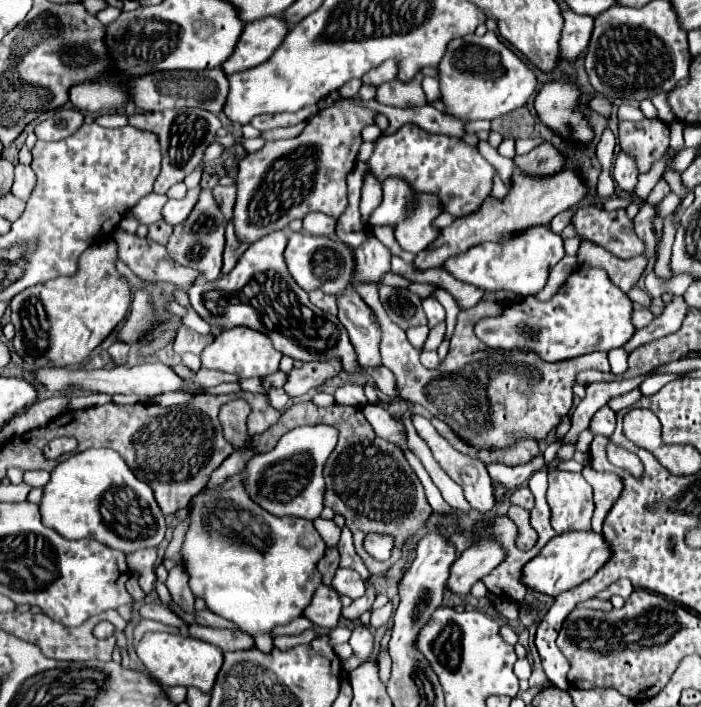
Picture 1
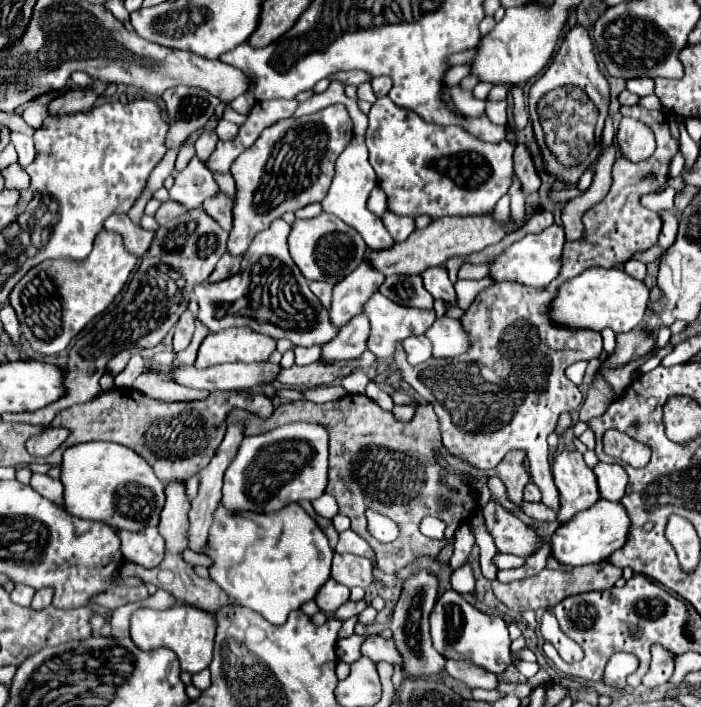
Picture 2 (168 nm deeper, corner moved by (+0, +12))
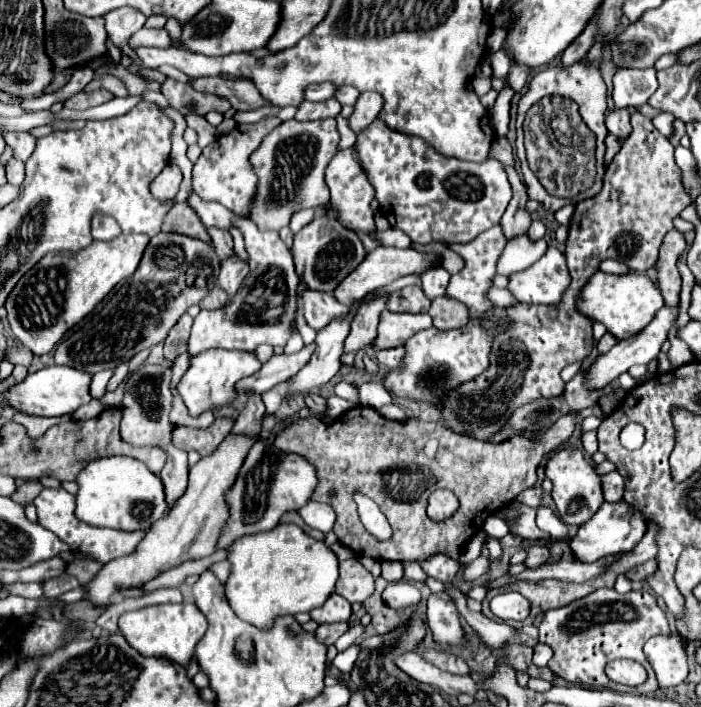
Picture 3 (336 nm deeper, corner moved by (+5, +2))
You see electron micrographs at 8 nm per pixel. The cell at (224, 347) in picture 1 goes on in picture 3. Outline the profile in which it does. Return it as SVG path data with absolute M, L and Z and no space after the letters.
M205 350L191 358L189 370L177 384L177 392L183 398L187 410L191 416L199 416L201 412L215 410L219 406L229 406L237 398L235 384L241 378L247 378L249 374L255 374L261 368L261 362L255 358L253 352L241 352L241 350Z

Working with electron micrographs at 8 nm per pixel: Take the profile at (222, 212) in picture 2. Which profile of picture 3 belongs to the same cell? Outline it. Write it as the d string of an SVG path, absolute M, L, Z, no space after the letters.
M209 228L209 234L211 234L211 240L213 240L213 248L215 248L215 252L221 260L231 258L235 254L233 252L233 238L231 238L229 232L225 232L221 228Z

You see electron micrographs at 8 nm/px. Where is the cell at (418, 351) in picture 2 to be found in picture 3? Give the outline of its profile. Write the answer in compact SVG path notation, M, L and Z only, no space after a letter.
M399 346L399 348L389 348L389 350L381 350L381 352L375 352L375 358L379 364L385 364L389 368L397 368L401 364L401 358L405 356L405 348Z

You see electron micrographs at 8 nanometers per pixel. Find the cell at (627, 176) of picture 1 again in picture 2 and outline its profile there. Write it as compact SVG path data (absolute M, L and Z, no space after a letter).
M622 118L616 132L620 154L630 162L640 162L648 158L656 144L654 144L654 132L650 128L634 118Z

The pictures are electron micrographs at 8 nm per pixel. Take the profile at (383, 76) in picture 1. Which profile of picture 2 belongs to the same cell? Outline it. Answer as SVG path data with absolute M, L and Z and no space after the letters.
M350 70L350 72L338 72L338 74L334 74L334 76L330 76L330 80L340 80L344 84L358 86L362 82L370 82L372 78L366 76L366 72L362 72L362 70Z

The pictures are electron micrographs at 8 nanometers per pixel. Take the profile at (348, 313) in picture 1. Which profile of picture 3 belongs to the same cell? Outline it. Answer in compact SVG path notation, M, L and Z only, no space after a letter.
M385 310L379 322L379 334L375 338L373 350L403 346L413 334L431 326L429 314L395 314Z

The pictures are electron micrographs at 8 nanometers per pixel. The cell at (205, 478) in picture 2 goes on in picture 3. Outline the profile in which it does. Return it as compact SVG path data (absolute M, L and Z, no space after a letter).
M245 390L245 392L247 392L247 406L237 416L233 432L245 432L245 434L257 436L257 434L261 434L265 404L261 400L261 394L253 394L253 390Z

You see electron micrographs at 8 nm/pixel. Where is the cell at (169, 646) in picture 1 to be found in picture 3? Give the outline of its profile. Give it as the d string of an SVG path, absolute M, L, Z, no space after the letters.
M161 604L161 606L145 606L141 610L125 612L119 618L119 630L125 640L139 650L143 656L163 656L181 666L187 666L195 654L197 642L203 638L207 630L207 618L195 604Z

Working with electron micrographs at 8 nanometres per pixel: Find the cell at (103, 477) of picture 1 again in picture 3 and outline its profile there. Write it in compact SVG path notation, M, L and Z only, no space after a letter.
M111 456L93 460L77 476L77 510L75 516L91 526L107 526L119 530L149 530L155 520L165 514L165 490L143 462L129 456Z

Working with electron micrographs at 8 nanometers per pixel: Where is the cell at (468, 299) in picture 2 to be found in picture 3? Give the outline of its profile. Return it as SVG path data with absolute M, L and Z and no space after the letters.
M493 288L489 290L489 300L495 302L499 308L509 308L509 306L515 306L517 300L513 298L513 294L509 294L509 290L501 290L501 288Z

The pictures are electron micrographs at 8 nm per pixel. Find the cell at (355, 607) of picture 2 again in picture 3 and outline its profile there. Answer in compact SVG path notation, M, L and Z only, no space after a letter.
M337 622L337 624L323 624L323 626L319 626L317 630L315 630L315 636L317 636L317 640L321 642L321 644L325 644L325 646L331 646L331 644L335 644L335 640L345 632L349 628L349 624L347 622Z

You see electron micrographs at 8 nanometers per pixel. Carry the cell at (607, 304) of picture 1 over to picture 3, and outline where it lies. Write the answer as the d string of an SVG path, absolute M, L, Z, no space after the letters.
M595 272L587 286L581 290L579 298L579 310L593 320L601 320L618 340L629 338L643 330L653 320L653 314L657 314L657 310L665 304L661 290L645 274L639 272L627 272L619 276Z

